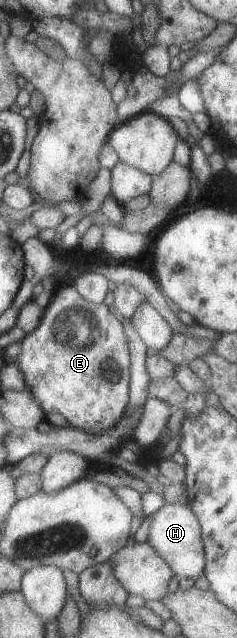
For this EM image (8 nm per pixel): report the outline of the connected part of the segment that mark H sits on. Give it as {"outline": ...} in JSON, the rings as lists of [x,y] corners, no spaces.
{"outline":[[[165,502],[164,506],[158,508],[154,514],[148,514],[146,520],[150,524],[146,542],[168,564],[175,579],[192,578],[192,580],[196,580],[203,574],[204,555],[201,530],[198,520],[187,505]]]}

